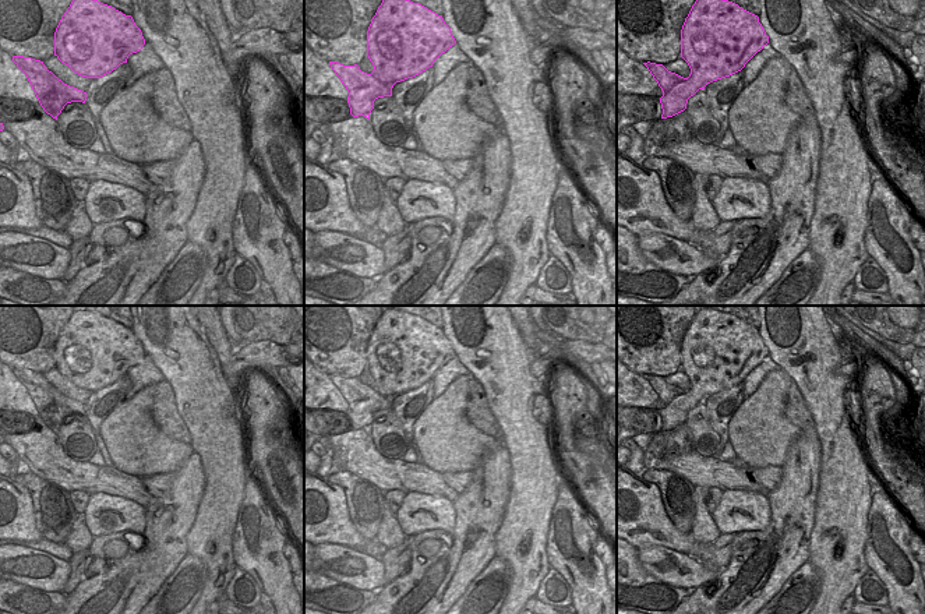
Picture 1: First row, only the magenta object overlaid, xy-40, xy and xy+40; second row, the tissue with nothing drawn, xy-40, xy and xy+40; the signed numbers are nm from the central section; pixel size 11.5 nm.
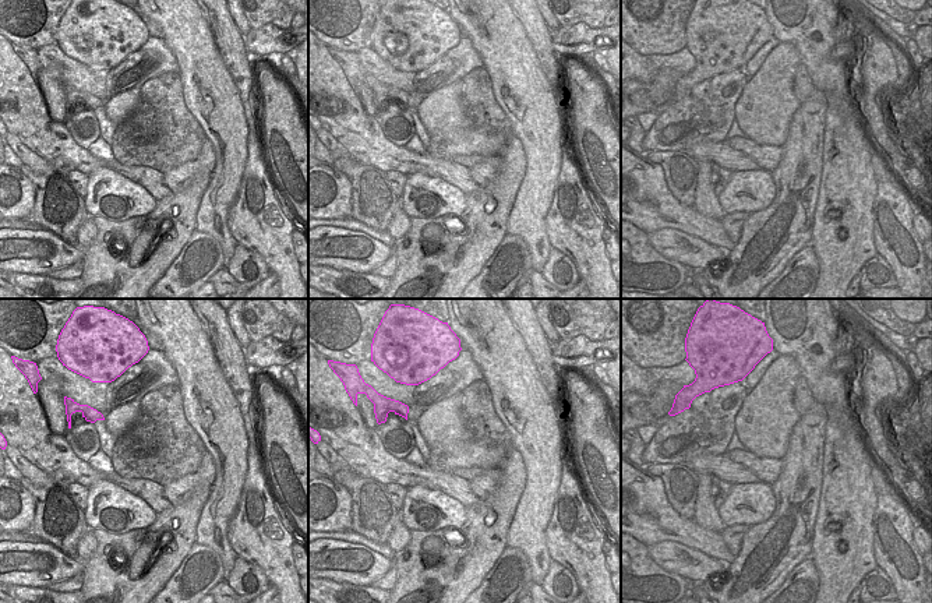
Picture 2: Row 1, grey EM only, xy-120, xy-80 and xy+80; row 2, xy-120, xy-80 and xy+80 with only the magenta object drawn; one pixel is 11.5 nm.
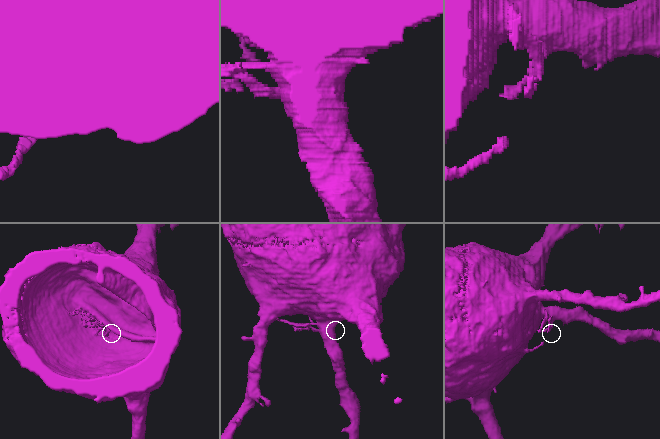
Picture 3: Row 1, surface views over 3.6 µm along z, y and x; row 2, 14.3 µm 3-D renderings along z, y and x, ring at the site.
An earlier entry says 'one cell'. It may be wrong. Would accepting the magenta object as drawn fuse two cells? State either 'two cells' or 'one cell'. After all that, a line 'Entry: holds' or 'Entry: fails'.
two cells
Entry: fails

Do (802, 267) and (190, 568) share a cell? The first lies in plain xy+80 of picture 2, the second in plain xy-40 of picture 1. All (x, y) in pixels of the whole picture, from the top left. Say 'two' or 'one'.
one

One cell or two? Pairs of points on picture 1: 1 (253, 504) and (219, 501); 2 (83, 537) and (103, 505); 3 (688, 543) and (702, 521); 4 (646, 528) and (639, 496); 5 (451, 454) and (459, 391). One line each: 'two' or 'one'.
1: two
2: two
3: two
4: one
5: one

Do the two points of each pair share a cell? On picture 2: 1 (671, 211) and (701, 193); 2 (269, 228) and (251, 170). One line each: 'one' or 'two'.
1: two
2: one

